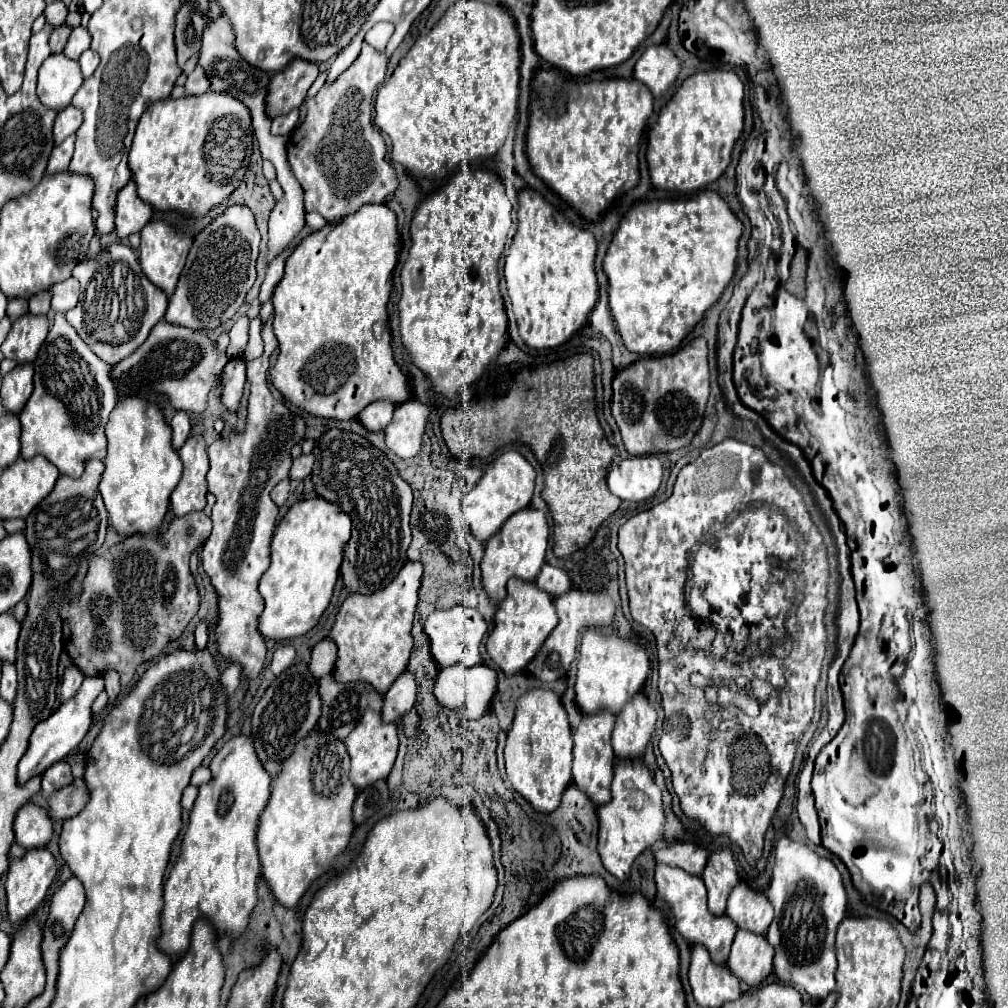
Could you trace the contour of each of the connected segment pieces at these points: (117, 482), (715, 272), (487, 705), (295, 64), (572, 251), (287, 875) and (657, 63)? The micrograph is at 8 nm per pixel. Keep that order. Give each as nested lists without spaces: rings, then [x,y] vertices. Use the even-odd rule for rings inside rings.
[[[123,397],[109,417],[105,435],[109,445],[99,493],[105,501],[113,529],[121,535],[157,533],[169,507],[169,495],[183,473],[181,459],[177,451],[171,449],[171,429],[165,423],[165,415],[153,401]]]
[[[699,191],[693,193],[689,197],[683,199],[673,199],[673,201],[639,201],[637,205],[633,205],[627,215],[623,217],[617,233],[613,235],[613,241],[607,249],[605,261],[603,261],[603,271],[609,277],[609,307],[617,325],[617,331],[621,333],[621,339],[625,343],[625,347],[635,353],[635,355],[665,355],[673,349],[677,349],[681,345],[681,341],[685,339],[685,335],[699,323],[703,321],[705,313],[719,301],[719,297],[723,295],[725,287],[729,285],[729,281],[735,275],[735,267],[737,267],[737,249],[739,249],[739,239],[743,233],[743,225],[739,223],[739,219],[733,215],[733,211],[729,209],[727,201],[717,195],[715,191]]]
[[[453,665],[439,671],[435,679],[435,697],[437,701],[455,711],[463,711],[469,719],[481,719],[491,711],[491,701],[497,691],[497,675],[487,665],[475,665],[475,667],[463,667]]]
[[[293,59],[287,69],[273,75],[269,83],[269,97],[267,97],[267,115],[283,115],[297,107],[301,107],[307,89],[315,81],[319,73],[319,65],[313,61]]]
[[[533,189],[519,191],[519,227],[505,257],[505,281],[521,339],[533,349],[565,343],[593,311],[599,285],[593,269],[597,243],[593,233],[571,225]]]
[[[317,729],[307,733],[271,783],[271,797],[257,827],[261,873],[283,907],[295,907],[311,881],[323,875],[347,847],[355,829],[351,819],[355,797],[357,789],[349,779],[345,743]]]
[[[651,45],[635,63],[633,77],[647,85],[653,97],[661,97],[677,79],[681,67],[667,45]]]

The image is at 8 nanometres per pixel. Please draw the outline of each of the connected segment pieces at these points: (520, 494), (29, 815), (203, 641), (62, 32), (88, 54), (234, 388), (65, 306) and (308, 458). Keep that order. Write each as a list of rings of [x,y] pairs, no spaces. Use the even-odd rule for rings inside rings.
[[[505,451],[497,459],[493,459],[483,477],[463,499],[463,513],[473,535],[479,541],[487,541],[513,513],[525,509],[531,503],[533,489],[535,471],[519,451]]]
[[[27,803],[17,811],[17,817],[13,821],[15,831],[15,843],[25,849],[45,847],[53,833],[53,823],[47,815],[47,809]]]
[[[201,621],[201,625],[197,625],[197,629],[195,629],[197,649],[203,649],[207,645],[207,639],[209,639],[209,625],[207,625],[207,621]]]
[[[59,25],[59,27],[55,27],[55,31],[51,33],[51,39],[49,39],[49,45],[51,45],[51,51],[53,53],[61,53],[63,51],[63,47],[65,47],[65,43],[67,43],[67,37],[71,35],[71,27],[69,25]]]
[[[87,49],[81,57],[79,57],[79,63],[81,63],[81,73],[83,73],[83,79],[87,79],[89,75],[93,75],[93,71],[97,69],[99,65],[99,57],[95,51]]]
[[[235,357],[225,365],[221,385],[223,385],[221,393],[223,405],[235,411],[239,407],[239,399],[243,395],[243,385],[245,385],[245,361],[241,357]]]
[[[69,277],[63,283],[55,283],[51,287],[51,309],[55,313],[67,313],[69,309],[73,309],[73,305],[77,305],[79,301],[79,283]]]
[[[301,455],[301,457],[293,459],[291,475],[289,475],[289,477],[291,477],[293,481],[303,481],[307,475],[311,475],[313,461],[315,461],[315,457],[313,457],[313,455]]]

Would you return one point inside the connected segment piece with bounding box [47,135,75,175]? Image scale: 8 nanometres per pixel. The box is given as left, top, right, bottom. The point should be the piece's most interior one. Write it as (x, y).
(59, 161)

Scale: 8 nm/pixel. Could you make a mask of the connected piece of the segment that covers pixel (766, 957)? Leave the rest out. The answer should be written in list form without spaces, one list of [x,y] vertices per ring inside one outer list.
[[[739,929],[731,945],[727,967],[747,985],[761,985],[761,981],[773,971],[773,947],[765,941],[765,935]]]

